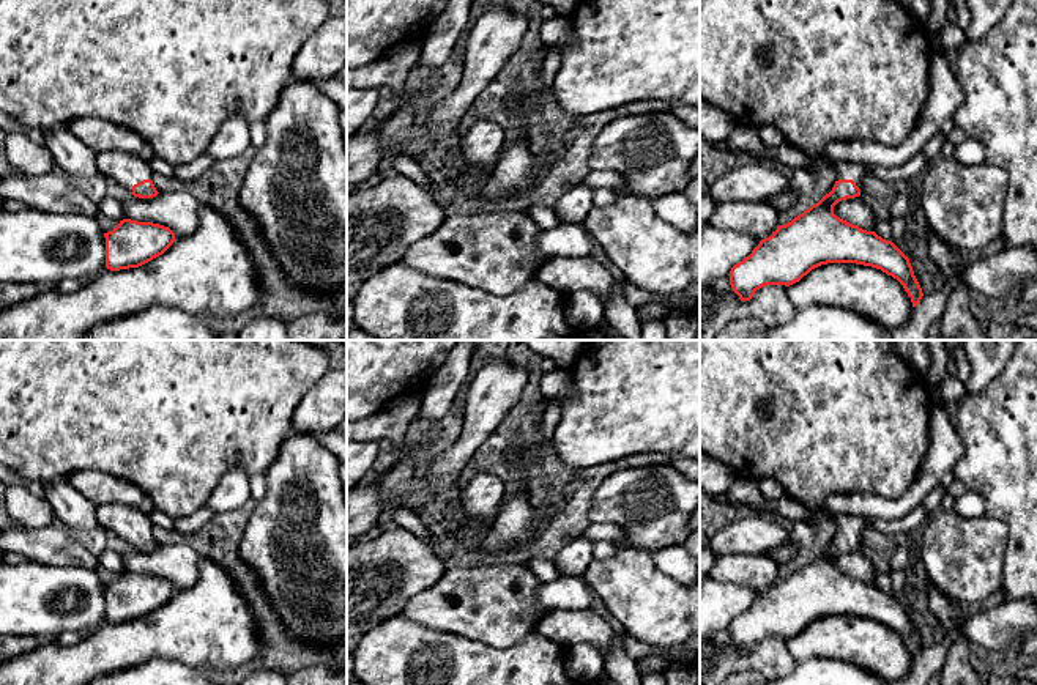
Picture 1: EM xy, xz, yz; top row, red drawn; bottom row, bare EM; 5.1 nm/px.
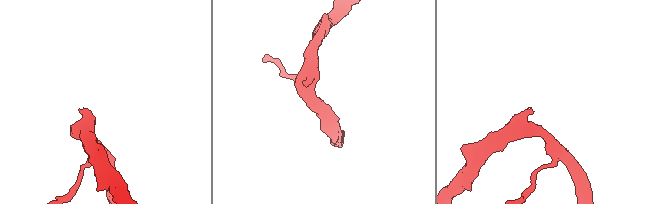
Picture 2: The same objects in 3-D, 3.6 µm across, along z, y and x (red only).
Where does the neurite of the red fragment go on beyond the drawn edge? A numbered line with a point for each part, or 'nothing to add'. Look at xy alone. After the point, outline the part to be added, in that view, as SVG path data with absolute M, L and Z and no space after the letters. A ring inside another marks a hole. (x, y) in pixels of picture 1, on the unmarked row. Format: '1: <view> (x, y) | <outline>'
1: xy (126, 522) | M109 502L104 505L98 505L96 518L99 529L112 531L120 535L132 546L132 539L143 534L153 534L153 521L150 515L140 512L132 505L123 505L118 502Z

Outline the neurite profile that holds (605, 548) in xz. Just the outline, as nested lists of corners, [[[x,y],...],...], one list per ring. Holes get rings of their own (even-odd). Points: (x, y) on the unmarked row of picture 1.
[[[611,540],[594,542],[594,557],[608,559],[608,557],[615,556],[619,548],[621,548],[621,545],[616,542],[611,542]]]

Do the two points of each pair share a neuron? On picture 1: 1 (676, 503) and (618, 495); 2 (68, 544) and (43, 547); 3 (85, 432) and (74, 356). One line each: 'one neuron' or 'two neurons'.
1: one neuron
2: one neuron
3: one neuron

